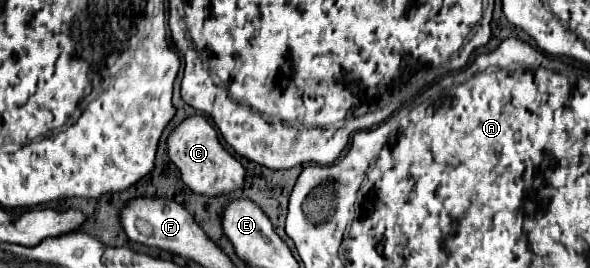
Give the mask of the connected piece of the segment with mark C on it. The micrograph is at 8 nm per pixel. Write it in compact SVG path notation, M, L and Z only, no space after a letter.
M187 116L171 130L167 138L167 154L169 160L179 168L183 182L197 194L215 196L223 192L233 192L243 186L245 168L221 146L215 128L203 116Z

